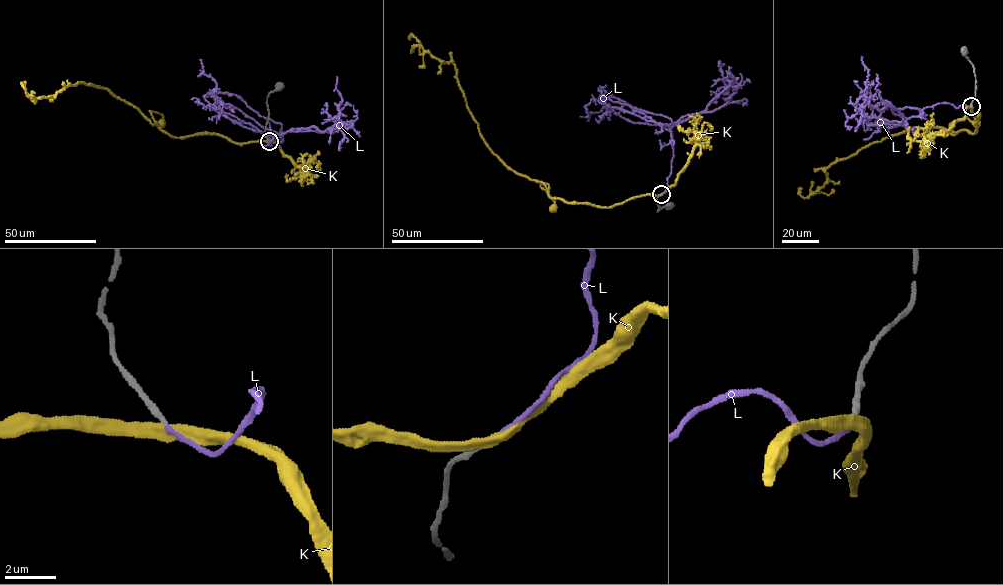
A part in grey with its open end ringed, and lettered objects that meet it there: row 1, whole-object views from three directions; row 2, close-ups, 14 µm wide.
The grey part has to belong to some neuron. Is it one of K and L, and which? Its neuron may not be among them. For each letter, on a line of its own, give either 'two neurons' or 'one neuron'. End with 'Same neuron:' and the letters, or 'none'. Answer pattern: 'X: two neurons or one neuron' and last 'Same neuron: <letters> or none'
K: two neurons
L: one neuron
Same neuron: L

